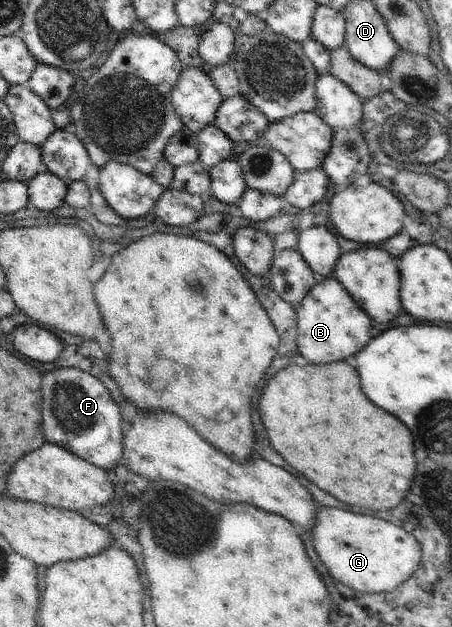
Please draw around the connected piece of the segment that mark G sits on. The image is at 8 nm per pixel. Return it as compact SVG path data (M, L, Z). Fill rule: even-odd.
M321 507L311 531L314 531L314 547L322 563L332 573L332 577L356 591L364 591L368 594L390 592L412 577L412 573L418 569L422 559L422 546L414 535L406 533L405 529L400 529L389 521L380 519L376 514L358 514L342 509Z

